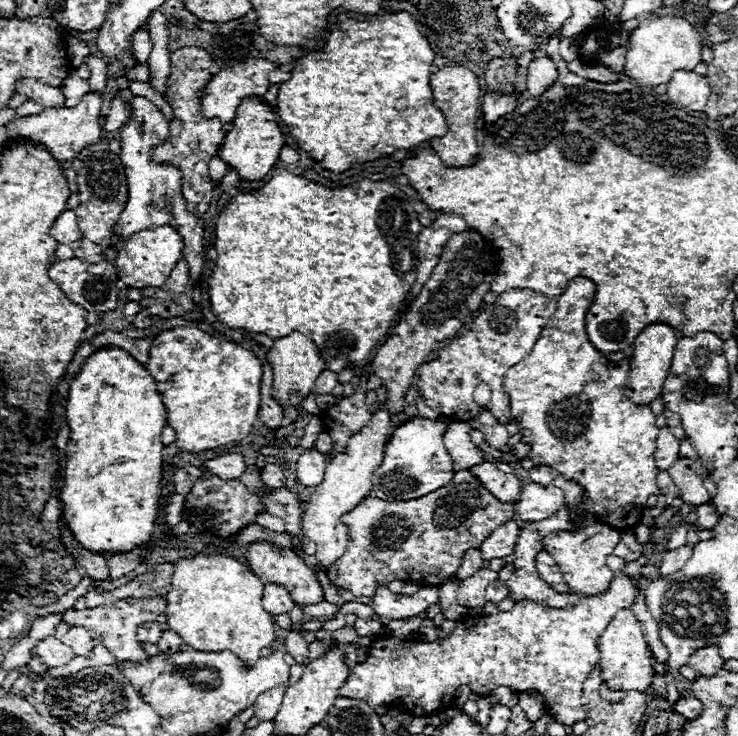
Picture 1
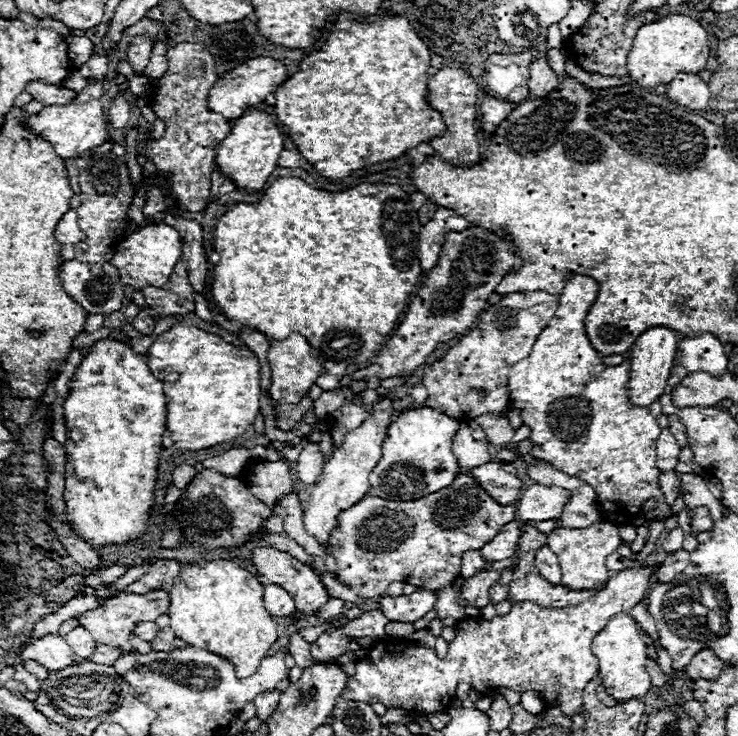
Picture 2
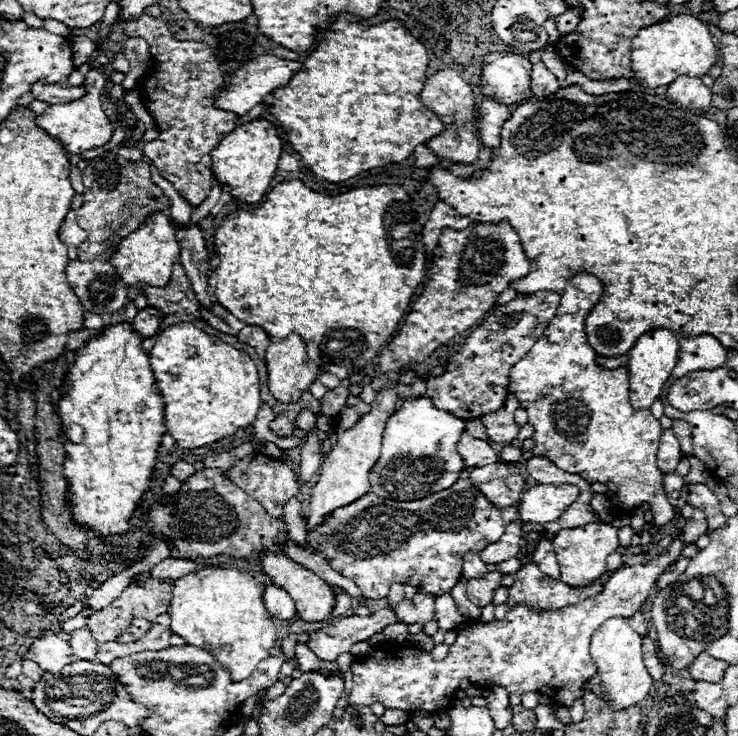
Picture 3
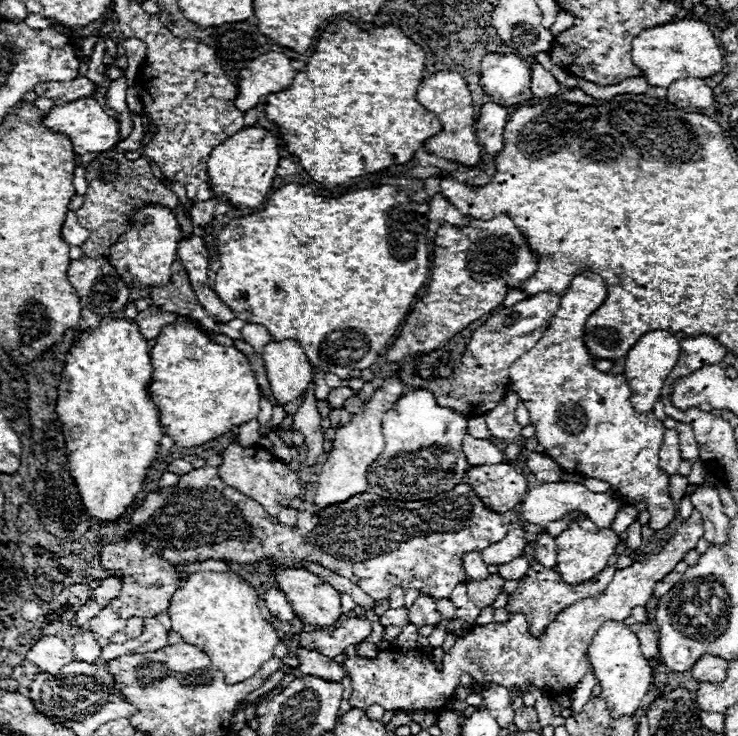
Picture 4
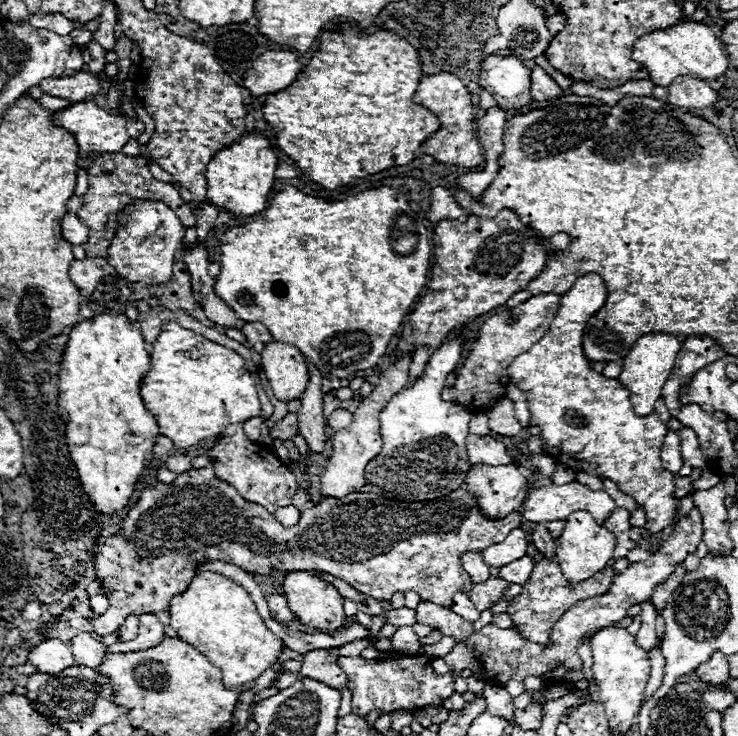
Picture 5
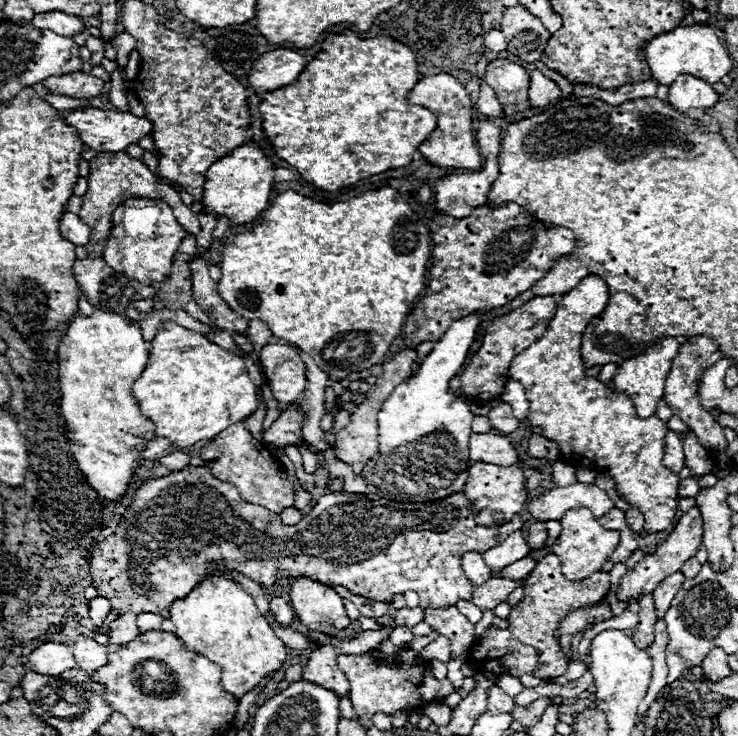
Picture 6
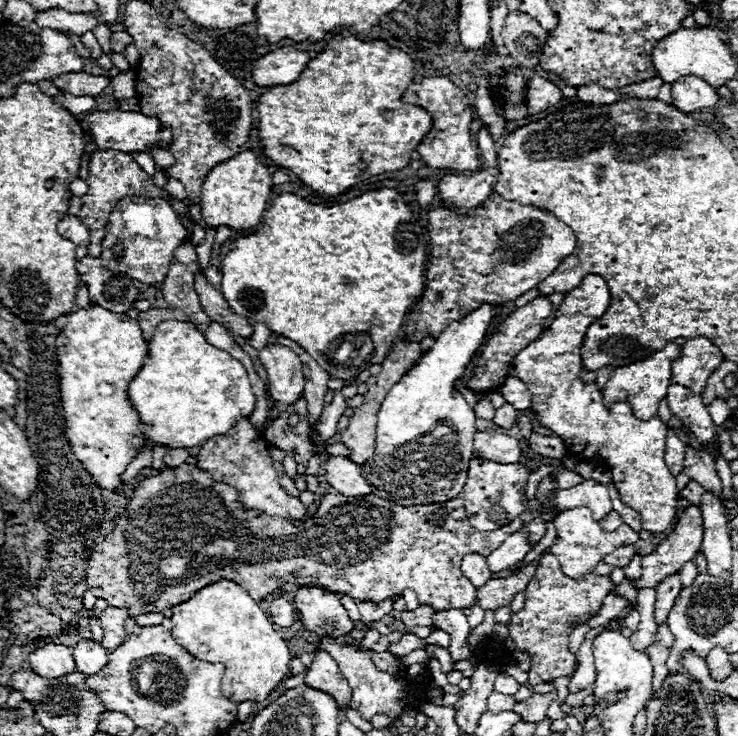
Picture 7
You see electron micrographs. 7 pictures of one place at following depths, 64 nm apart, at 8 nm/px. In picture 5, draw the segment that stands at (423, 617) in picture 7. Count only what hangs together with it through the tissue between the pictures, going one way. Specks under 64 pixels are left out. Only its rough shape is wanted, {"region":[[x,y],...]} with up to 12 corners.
{"region":[[404,606],[386,612],[394,626],[414,626],[416,610]]}

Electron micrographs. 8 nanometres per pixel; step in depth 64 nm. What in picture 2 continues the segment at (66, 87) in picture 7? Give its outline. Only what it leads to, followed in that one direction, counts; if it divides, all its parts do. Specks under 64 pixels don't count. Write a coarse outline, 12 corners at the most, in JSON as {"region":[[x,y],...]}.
{"region":[[30,82],[26,92],[44,106],[68,104],[76,92],[64,86]]}

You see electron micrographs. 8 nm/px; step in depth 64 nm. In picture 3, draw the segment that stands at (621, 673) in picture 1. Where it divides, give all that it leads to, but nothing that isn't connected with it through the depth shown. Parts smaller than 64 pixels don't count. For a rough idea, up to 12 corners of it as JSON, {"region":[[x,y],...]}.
{"region":[[626,618],[592,636],[602,698],[636,706],[652,688],[642,638]]}

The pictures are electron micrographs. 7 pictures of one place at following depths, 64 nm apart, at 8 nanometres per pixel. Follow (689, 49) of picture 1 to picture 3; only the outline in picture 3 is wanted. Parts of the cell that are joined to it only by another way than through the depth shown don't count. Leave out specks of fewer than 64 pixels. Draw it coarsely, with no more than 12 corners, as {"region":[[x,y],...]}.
{"region":[[674,16],[638,30],[630,64],[642,86],[704,76],[718,64],[708,26]]}

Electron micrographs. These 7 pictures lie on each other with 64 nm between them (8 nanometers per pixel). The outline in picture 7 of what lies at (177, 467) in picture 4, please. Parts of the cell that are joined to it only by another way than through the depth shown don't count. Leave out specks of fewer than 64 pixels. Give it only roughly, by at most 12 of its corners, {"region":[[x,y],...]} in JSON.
{"region":[[172,448],[164,456],[164,464],[174,468],[184,464],[188,456],[186,448]]}

